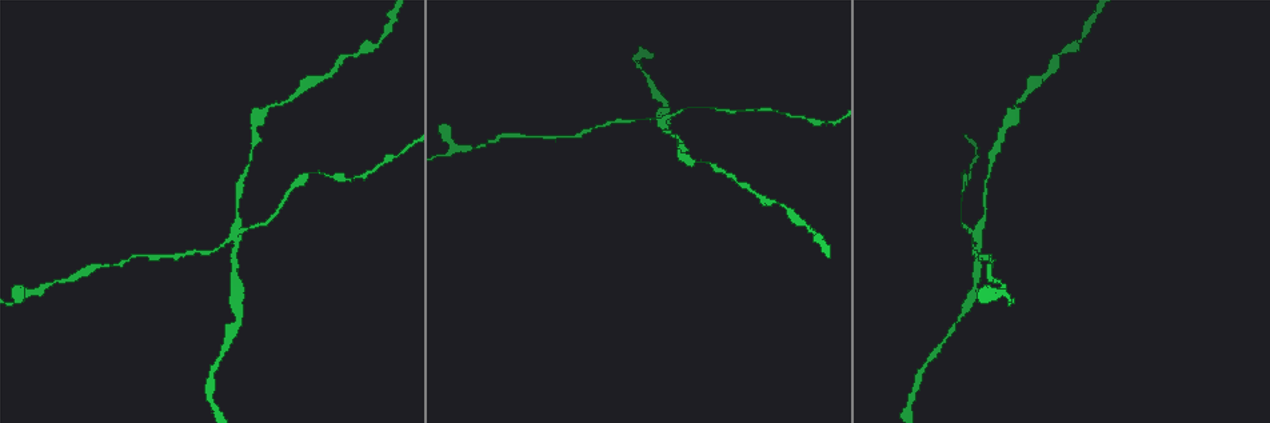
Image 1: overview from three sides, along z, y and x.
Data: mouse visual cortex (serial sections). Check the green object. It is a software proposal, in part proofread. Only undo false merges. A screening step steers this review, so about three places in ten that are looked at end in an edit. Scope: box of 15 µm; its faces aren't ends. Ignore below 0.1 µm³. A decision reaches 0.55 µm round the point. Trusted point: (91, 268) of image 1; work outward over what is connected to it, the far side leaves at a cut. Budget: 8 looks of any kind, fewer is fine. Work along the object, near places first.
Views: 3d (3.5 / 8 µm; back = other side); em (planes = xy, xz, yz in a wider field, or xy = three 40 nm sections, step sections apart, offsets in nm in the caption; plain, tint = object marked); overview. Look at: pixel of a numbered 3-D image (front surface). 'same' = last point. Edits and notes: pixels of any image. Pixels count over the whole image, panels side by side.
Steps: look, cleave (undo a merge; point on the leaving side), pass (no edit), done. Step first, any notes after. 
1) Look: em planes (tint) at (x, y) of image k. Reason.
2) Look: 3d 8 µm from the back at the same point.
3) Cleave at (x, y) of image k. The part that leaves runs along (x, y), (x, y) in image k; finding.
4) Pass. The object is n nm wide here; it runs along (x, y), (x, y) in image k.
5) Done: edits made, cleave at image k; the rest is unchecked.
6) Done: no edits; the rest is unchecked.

Look: 3d 3.5 µm at (657, 119) of image 1. Abrupt turn.

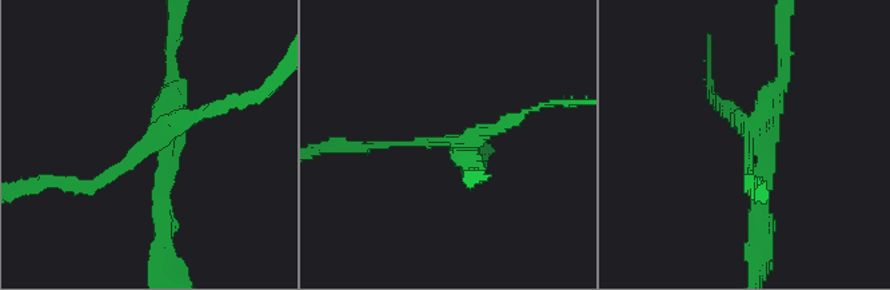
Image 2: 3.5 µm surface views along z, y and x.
Look: em xy step 2 (tint) at (454, 142) of image 2.

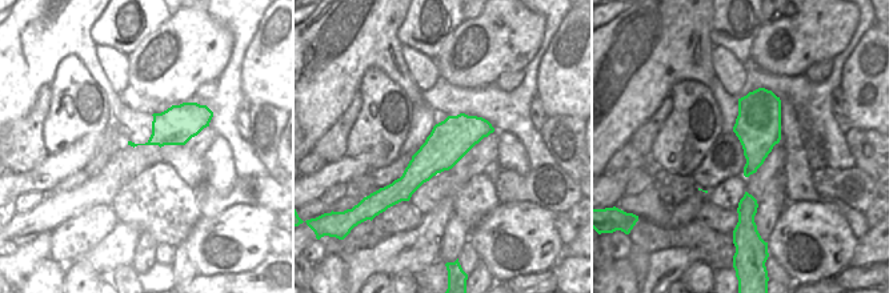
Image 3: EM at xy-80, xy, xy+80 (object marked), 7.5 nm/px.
Cleave at (158, 197) of image 2. 4 arms meet here; the arms are 100, 150, 200, 250 nm wide; the part that leaves runs along (755, 126), (782, 80), (782, 27) in image 2; two cells meet here.

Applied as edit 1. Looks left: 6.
Look: 3d 3.5 µm at (276, 212) of image 1. Narrows sharply.

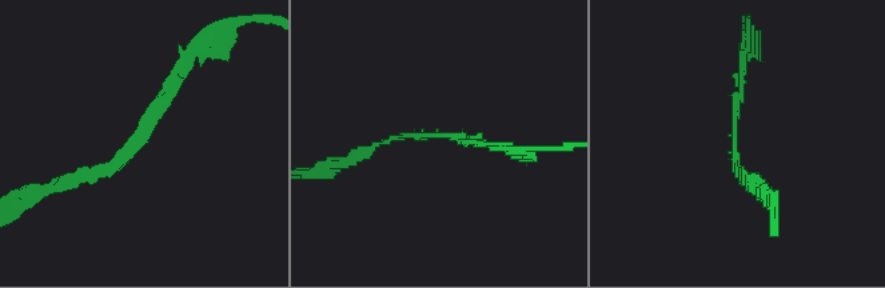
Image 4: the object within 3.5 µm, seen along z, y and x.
Look: em xy step 3 (tint) at (137, 135) of image 4. The arms are 100, 150 nm wide.

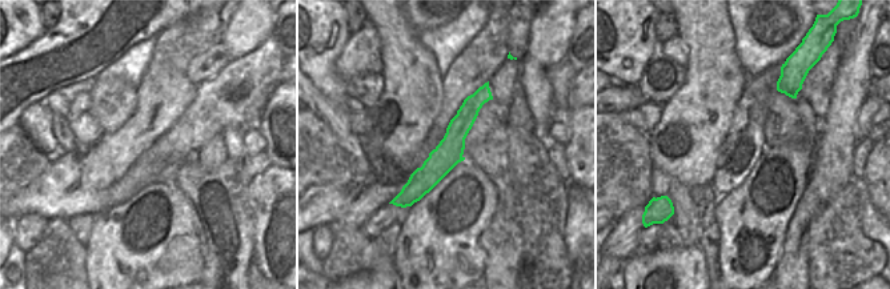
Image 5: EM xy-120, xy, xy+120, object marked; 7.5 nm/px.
Pass. The object is 220 nm wide here; it runs along (484, 89), (449, 152), (404, 203) in image 5; one cell here.

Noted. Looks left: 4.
Look: 3d 8 µm from the back at (347, 178) of image 1. Narrows sharply.

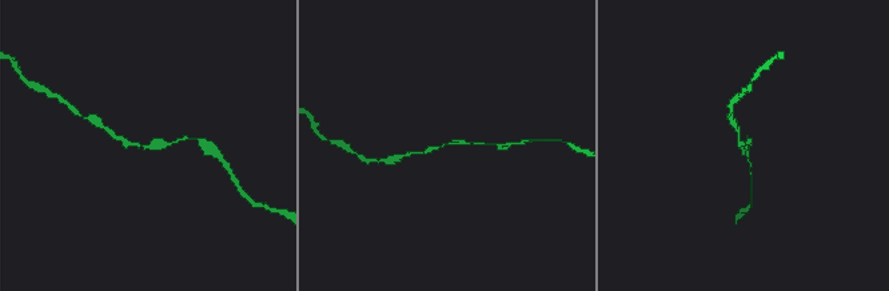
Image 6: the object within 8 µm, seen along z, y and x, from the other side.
Look: em planes (tint) at (145, 148) of image 6. The arms are 100, 150 nm wide; now the EM.

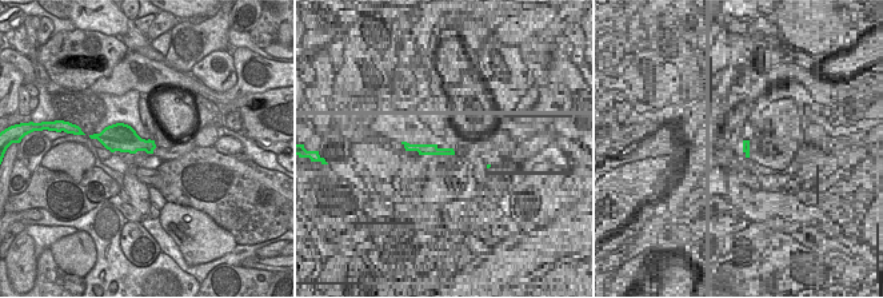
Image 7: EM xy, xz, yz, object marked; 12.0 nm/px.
Pass. It runs along (481, 144), (451, 143), (410, 154) in image 6; continuous, no second cell.

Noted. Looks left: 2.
Done: edits made, cleave at image 2; the rest is unchecked.

